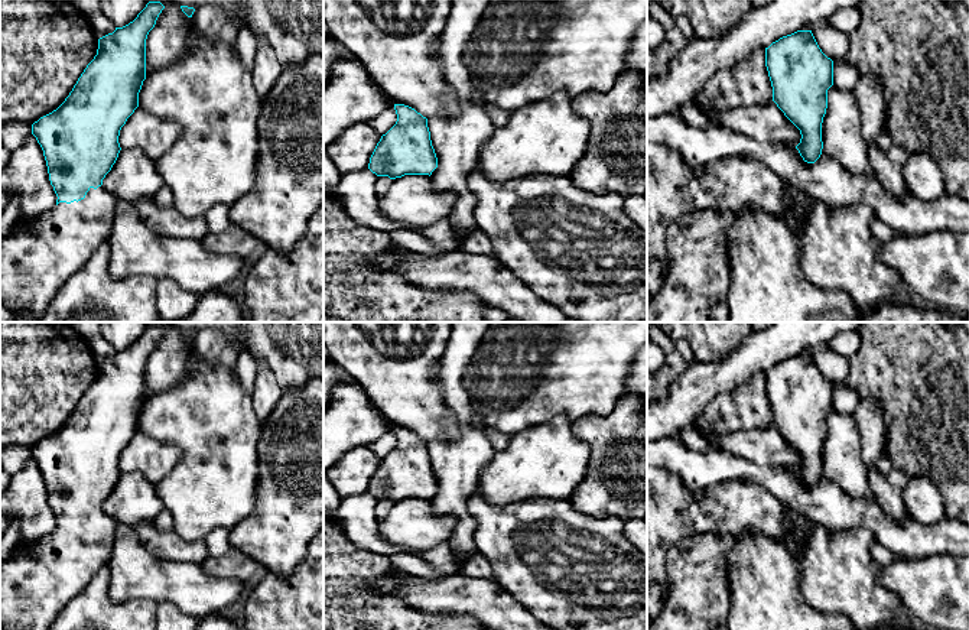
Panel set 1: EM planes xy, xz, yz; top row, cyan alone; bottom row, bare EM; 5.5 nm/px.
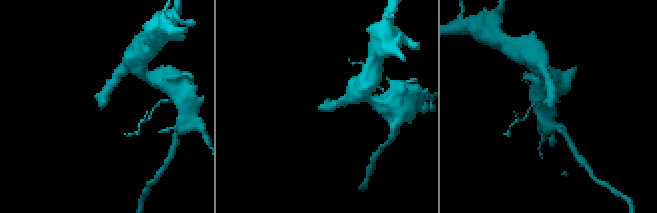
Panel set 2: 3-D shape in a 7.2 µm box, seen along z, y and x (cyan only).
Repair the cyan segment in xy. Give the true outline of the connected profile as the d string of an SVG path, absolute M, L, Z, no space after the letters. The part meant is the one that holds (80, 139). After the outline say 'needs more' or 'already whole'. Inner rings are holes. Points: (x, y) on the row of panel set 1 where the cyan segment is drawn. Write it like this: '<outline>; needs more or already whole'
M149 1L133 22L100 38L97 55L65 101L32 124L58 199L56 207L38 221L35 233L14 224L0 237L0 302L16 315L25 311L38 322L56 292L111 233L118 201L103 186L103 179L121 150L120 130L139 107L146 79L146 39L163 9L160 1Z; needs more

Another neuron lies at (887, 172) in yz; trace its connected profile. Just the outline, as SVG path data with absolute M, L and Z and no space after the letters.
M869 143L868 160L877 179L892 197L903 199L908 194L908 188L903 179L901 165L891 162L887 153L879 150L874 143Z

